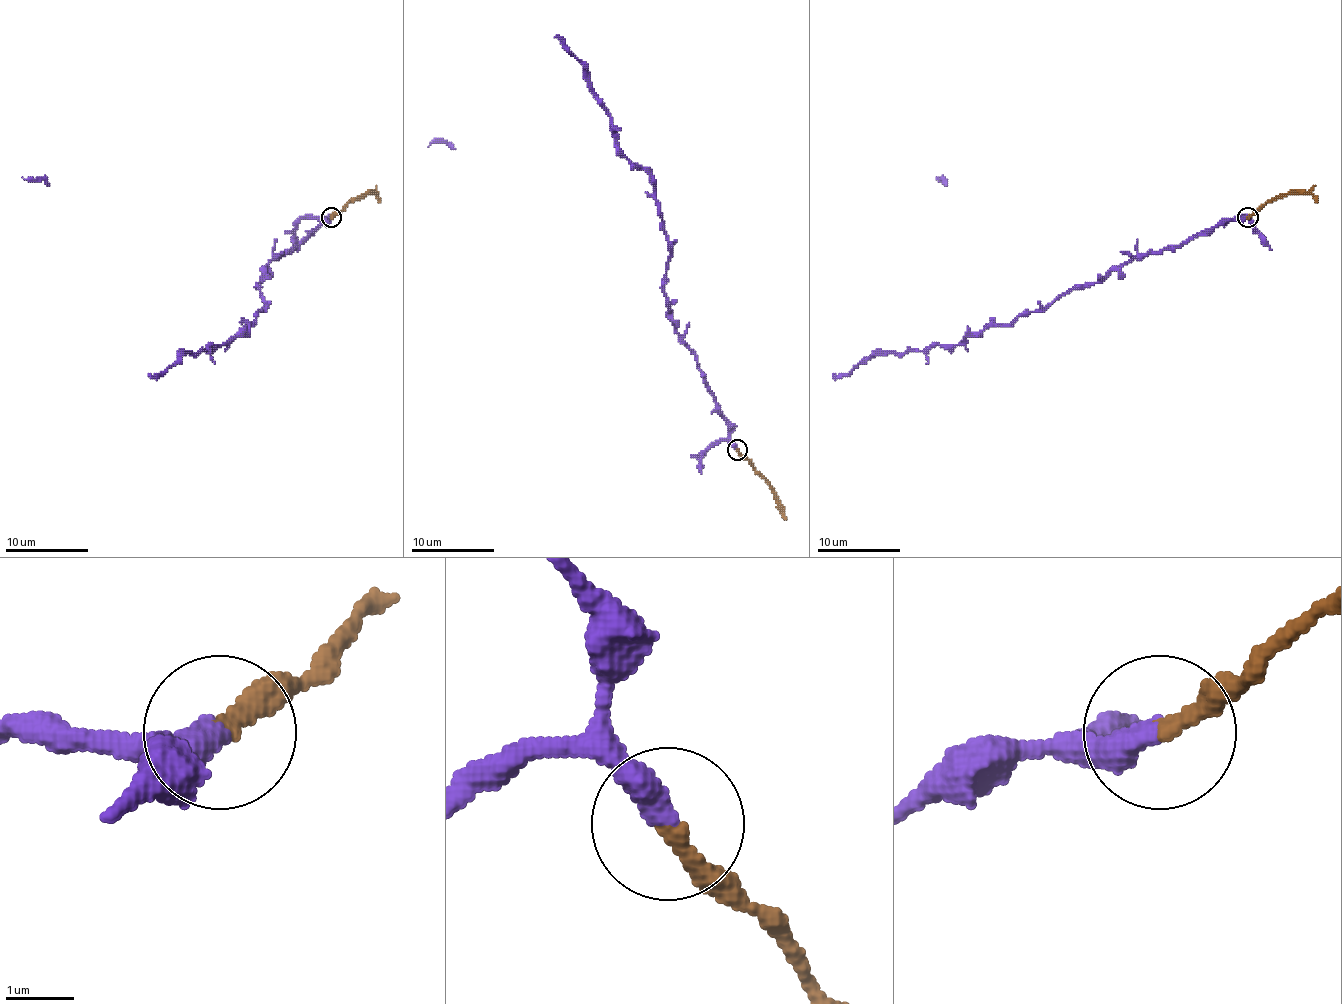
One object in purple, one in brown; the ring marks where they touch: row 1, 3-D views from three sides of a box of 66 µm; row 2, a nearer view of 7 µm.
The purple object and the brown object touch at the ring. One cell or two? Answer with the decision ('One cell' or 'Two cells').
One cell

